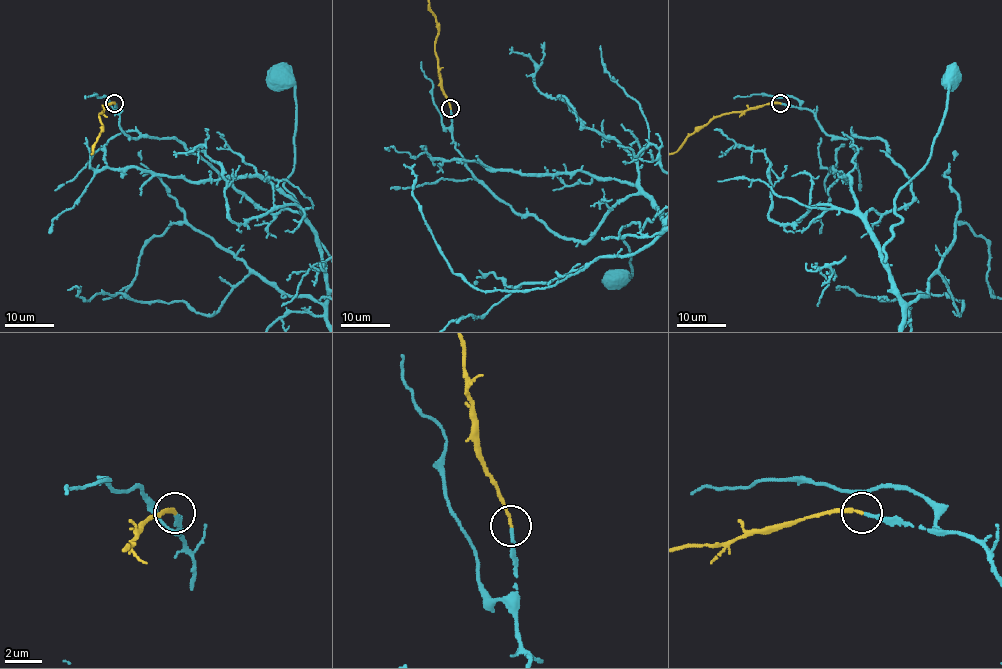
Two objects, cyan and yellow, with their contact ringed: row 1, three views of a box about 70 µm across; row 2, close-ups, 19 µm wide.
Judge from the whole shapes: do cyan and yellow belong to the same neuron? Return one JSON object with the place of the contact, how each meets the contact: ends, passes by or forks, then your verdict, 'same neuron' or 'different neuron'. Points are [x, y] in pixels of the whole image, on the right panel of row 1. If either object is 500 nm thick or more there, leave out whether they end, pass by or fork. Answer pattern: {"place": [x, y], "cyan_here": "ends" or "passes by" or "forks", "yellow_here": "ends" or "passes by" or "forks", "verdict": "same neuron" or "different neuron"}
{"place": [780, 103], "cyan_here": "ends", "yellow_here": "ends", "verdict": "same neuron"}

